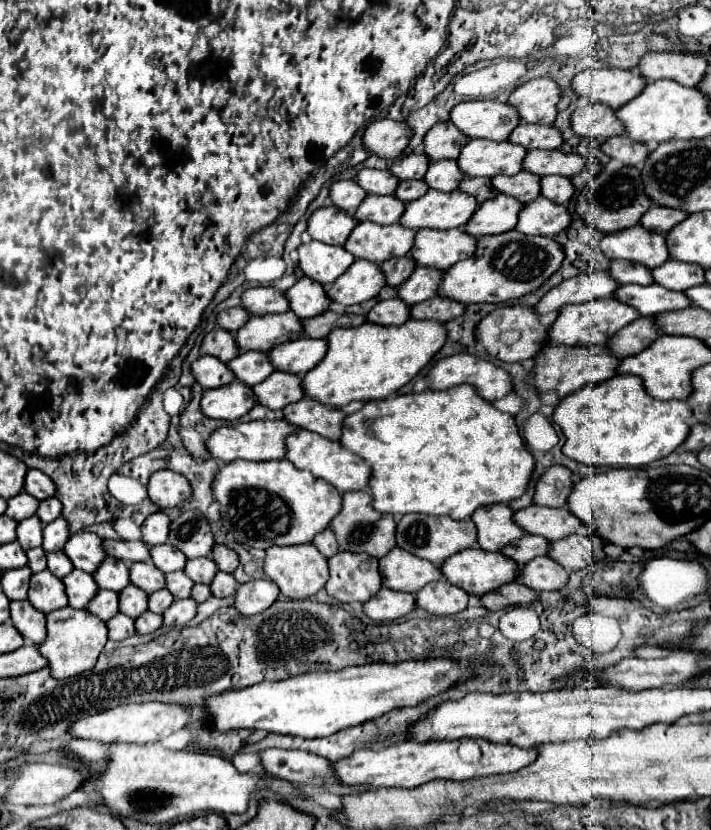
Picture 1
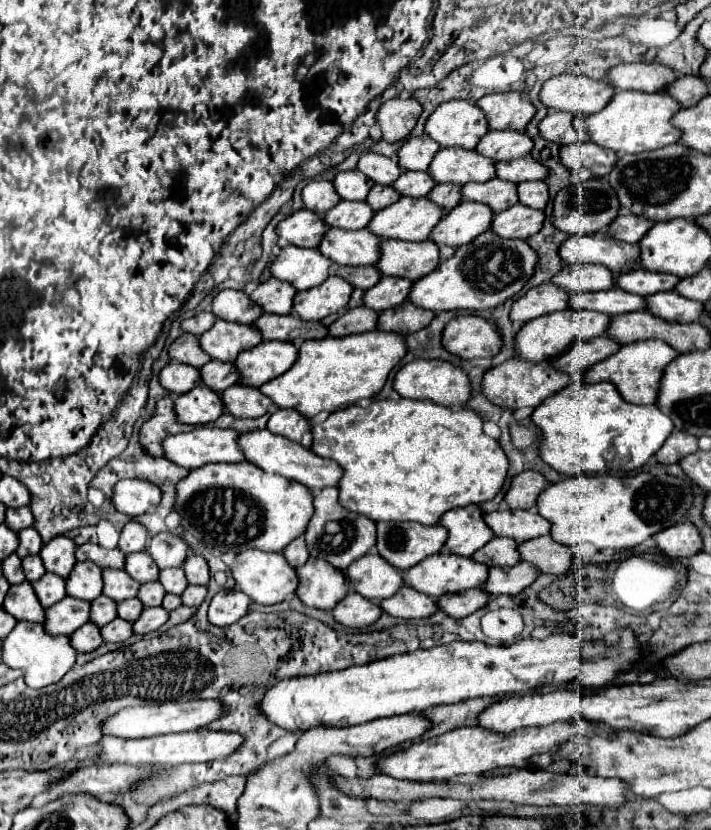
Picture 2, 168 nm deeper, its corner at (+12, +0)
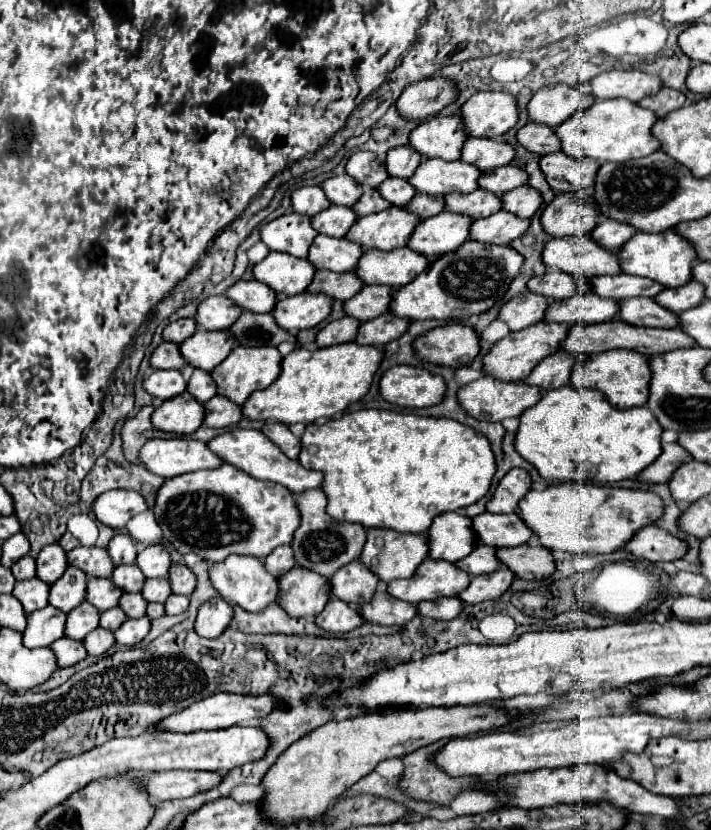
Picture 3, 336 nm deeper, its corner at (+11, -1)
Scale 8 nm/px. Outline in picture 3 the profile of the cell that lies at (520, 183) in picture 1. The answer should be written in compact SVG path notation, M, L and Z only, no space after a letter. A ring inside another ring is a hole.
M473 190L469 194L447 194L445 196L445 210L455 214L465 214L473 220L491 216L501 210L501 200L487 190Z

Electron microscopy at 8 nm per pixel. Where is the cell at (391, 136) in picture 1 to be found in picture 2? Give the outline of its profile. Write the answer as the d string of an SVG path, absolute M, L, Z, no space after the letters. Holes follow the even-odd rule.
M396 97L386 101L376 113L376 123L380 123L382 139L388 143L406 139L412 127L416 125L420 113L422 113L422 105L412 97L404 97L404 99Z

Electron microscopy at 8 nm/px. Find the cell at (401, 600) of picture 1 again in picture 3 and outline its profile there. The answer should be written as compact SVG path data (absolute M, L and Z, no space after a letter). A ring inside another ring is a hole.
M329 600L327 606L323 608L321 614L315 616L315 624L319 628L323 628L325 632L331 632L331 634L345 634L357 626L363 624L363 618L361 614L357 612L355 606L347 604L347 602L341 602L341 600Z

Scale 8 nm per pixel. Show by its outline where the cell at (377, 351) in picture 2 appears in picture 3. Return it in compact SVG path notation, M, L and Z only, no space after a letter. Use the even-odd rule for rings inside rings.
M355 342L337 344L329 348L295 348L281 362L279 378L265 390L253 392L247 402L241 406L243 418L259 422L283 422L287 426L301 422L313 424L317 418L335 418L351 402L361 400L371 386L373 374L379 368L383 358L381 348L359 346Z

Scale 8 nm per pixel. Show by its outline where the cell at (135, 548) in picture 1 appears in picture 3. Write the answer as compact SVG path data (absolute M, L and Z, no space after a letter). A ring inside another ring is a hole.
M77 546L75 550L67 552L67 562L69 566L75 566L83 570L87 576L95 576L95 578L109 578L115 568L107 550L97 546L91 546L91 548Z

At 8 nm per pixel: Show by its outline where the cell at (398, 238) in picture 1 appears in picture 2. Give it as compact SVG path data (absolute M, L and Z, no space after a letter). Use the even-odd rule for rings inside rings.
M330 229L322 239L318 251L340 265L374 265L378 263L380 243L382 239L368 229Z

